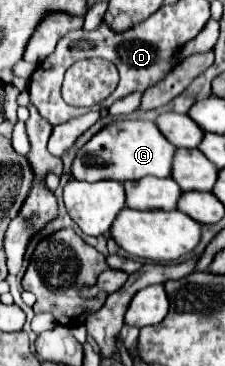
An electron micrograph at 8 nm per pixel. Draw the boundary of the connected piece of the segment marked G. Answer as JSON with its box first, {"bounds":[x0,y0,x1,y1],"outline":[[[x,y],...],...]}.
{"bounds":[73,120,177,182],"outline":[[[117,120],[105,126],[99,134],[95,134],[79,152],[73,162],[73,176],[85,182],[99,182],[99,180],[139,180],[143,176],[157,176],[167,178],[171,176],[173,156],[177,148],[167,142],[167,138],[159,132],[153,122],[147,120]]]}

